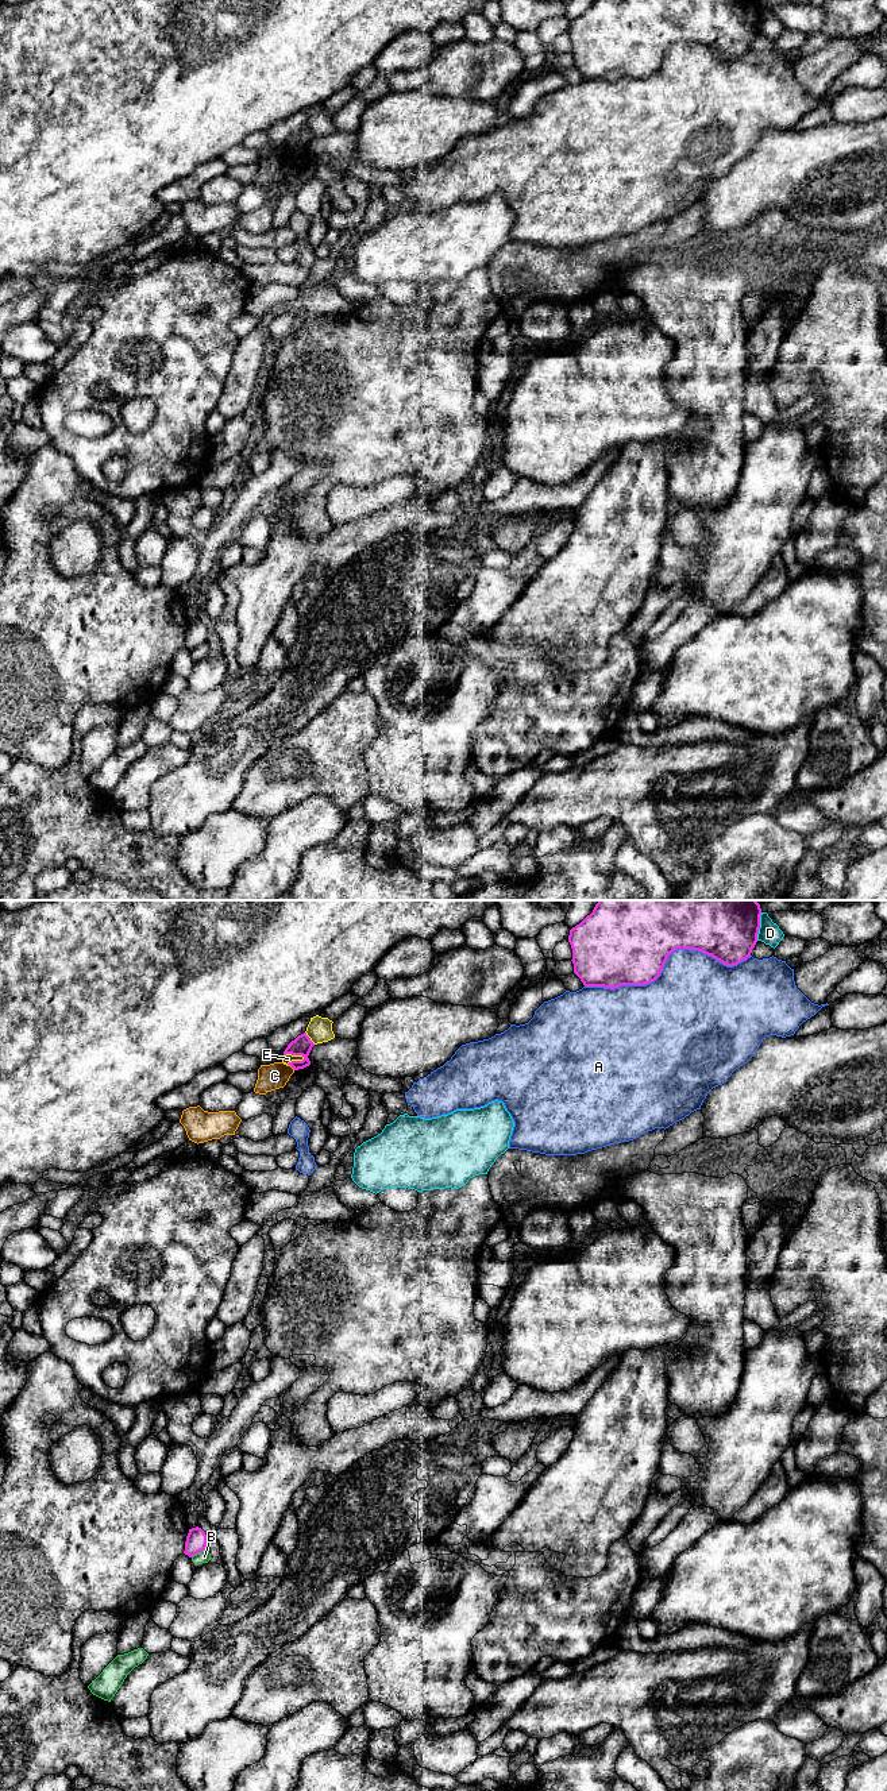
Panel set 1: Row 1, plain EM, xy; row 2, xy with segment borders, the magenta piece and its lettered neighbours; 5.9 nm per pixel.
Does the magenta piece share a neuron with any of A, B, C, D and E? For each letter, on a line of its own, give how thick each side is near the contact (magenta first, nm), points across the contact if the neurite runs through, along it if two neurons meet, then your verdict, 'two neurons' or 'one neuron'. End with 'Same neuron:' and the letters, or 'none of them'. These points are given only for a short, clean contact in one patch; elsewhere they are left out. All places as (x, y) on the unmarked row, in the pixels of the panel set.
A: 460 nm thick on the magenta side, 460 nm on the other; two neurons
B: 130 nm thick on the magenta side, 80 nm on the other; border along xy (205, 641), (192, 651); two neurons
C: 120 nm thick on the magenta side, 160 nm on the other; two neurons
D: 320 nm thick on the magenta side, 130 nm on the other; two neurons
E: 120 nm thick on the magenta side, 50 nm on the other; two neurons
Same neuron: none of them

